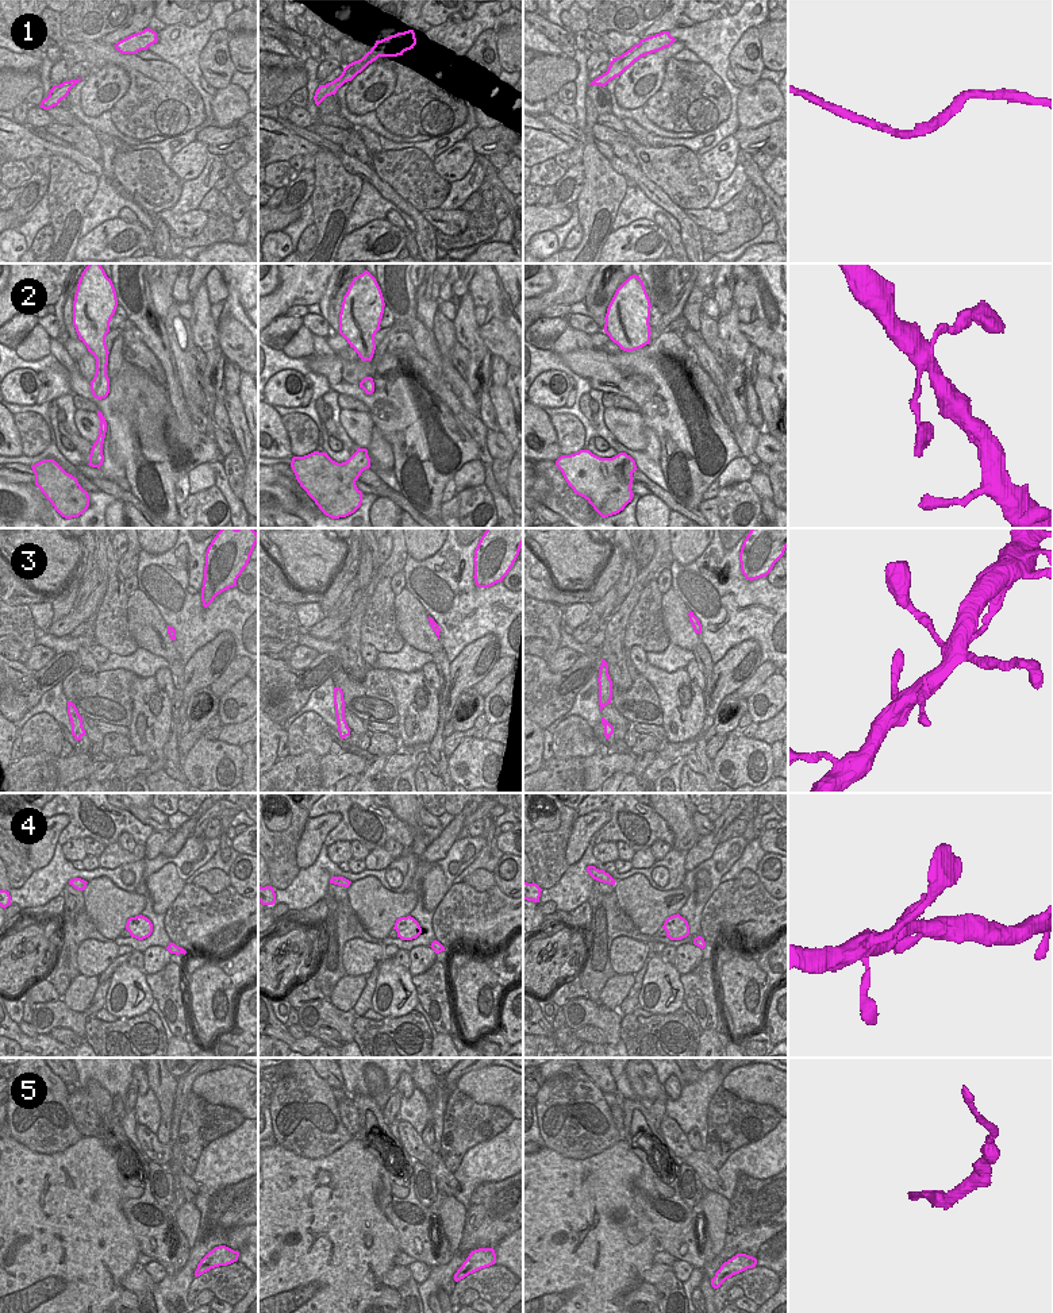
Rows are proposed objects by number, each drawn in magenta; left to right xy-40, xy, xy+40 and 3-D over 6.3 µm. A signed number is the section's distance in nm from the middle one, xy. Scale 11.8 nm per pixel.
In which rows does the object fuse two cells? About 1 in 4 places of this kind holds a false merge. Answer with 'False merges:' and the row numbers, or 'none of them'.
False merges: none of them

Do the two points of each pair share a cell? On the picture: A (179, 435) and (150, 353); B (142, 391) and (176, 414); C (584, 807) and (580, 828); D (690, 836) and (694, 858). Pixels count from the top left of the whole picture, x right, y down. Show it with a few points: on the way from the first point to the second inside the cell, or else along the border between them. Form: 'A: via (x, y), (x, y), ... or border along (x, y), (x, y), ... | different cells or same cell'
A: via (176, 415), (173, 388), (164, 373) | same cell
B: border along (149, 376), (165, 391), (162, 435) | different cells
C: border along (608, 811), (610, 819), (591, 838), (588, 844) | different cells
D: border along (700, 838), (686, 853) | different cells

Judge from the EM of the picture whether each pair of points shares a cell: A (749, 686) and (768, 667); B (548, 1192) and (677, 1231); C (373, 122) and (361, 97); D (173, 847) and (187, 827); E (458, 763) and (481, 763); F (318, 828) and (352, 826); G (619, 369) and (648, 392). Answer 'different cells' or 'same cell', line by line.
A: same cell
B: different cells
C: different cells
D: same cell
E: same cell
F: different cells
G: same cell

